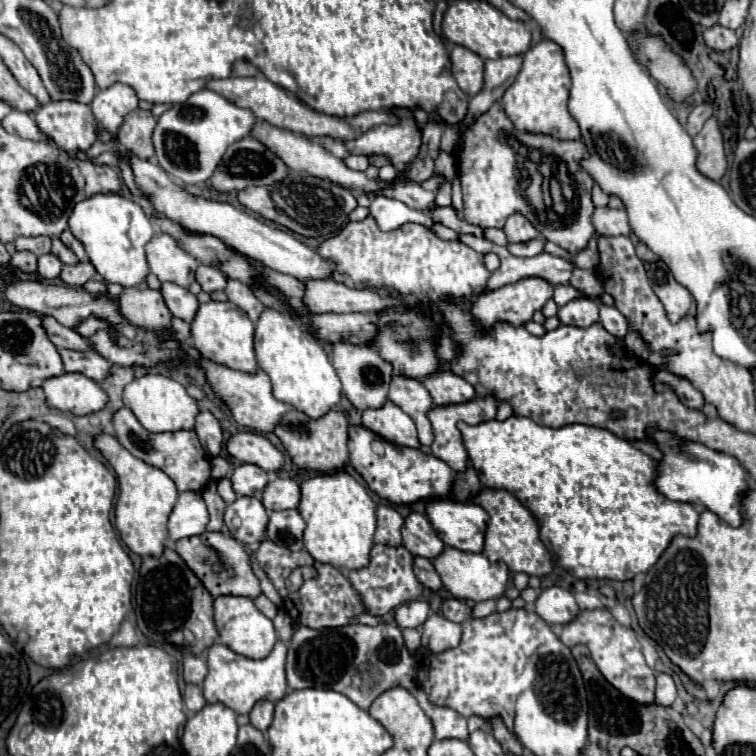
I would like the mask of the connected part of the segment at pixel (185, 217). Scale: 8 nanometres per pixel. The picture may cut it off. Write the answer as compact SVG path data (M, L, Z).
M131 158L131 168L133 168L133 174L135 174L139 188L149 196L153 206L161 214L171 218L173 222L185 226L187 230L211 234L211 236L219 238L221 242L229 244L231 248L235 248L237 252L241 252L243 256L259 260L265 266L269 266L277 272L283 272L283 274L291 274L303 282L329 280L333 276L333 272L335 272L333 260L325 260L323 256L319 256L319 252L315 252L315 250L307 248L303 242L299 242L291 232L271 228L269 224L265 224L253 216L239 212L231 204L217 202L217 200L205 200L205 198L197 198L197 196L187 194L183 188L179 188L169 178L169 174L159 164L153 164L153 162L147 162L141 158Z

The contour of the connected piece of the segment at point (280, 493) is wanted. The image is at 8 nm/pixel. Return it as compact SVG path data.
M275 478L265 486L263 492L263 506L267 512L275 512L275 510L291 510L297 508L301 500L301 490L299 484L291 478Z

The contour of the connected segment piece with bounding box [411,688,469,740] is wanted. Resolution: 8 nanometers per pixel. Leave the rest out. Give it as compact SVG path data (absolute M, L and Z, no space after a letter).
M413 688L411 690L413 696L417 698L417 702L421 704L421 708L425 710L425 714L431 718L433 722L433 730L435 730L435 738L443 740L443 738L459 738L459 740L467 740L469 732L467 732L467 720L457 714L453 708L445 708L445 706L437 706L433 704L425 692L421 688Z

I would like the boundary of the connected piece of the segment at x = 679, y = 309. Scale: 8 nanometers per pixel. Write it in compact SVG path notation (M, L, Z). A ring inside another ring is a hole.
M661 260L659 262L653 262L649 266L647 278L649 278L649 284L651 284L653 292L663 302L669 320L671 322L681 320L687 314L687 310L689 310L689 306L693 302L691 292L673 278L671 270Z

